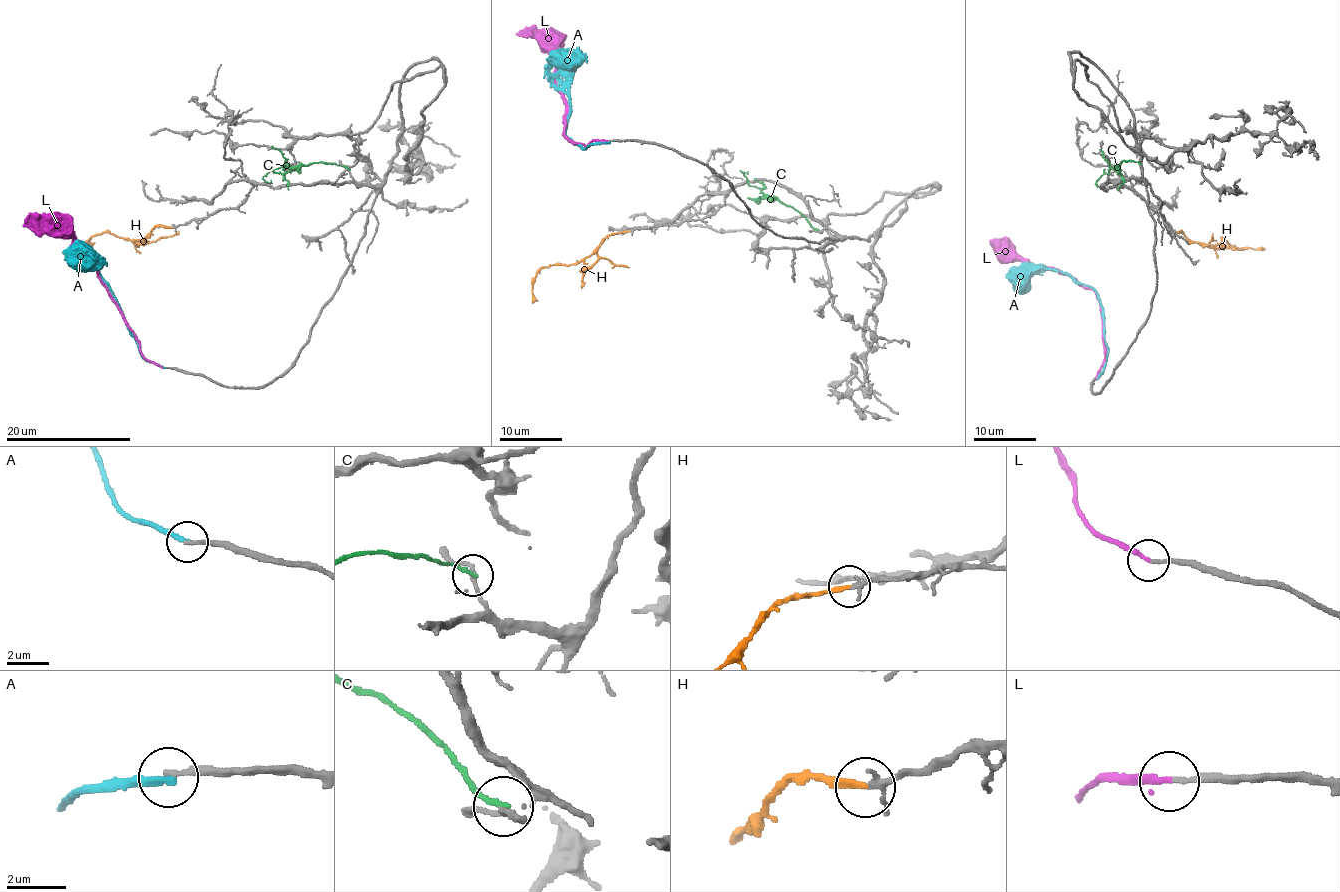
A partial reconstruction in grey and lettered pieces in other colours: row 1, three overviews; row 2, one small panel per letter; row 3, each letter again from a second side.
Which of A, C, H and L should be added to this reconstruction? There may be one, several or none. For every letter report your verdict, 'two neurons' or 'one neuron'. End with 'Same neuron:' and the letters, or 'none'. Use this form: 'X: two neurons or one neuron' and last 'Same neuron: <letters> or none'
A: two neurons
C: two neurons
H: one neuron
L: one neuron
Same neuron: H, L

